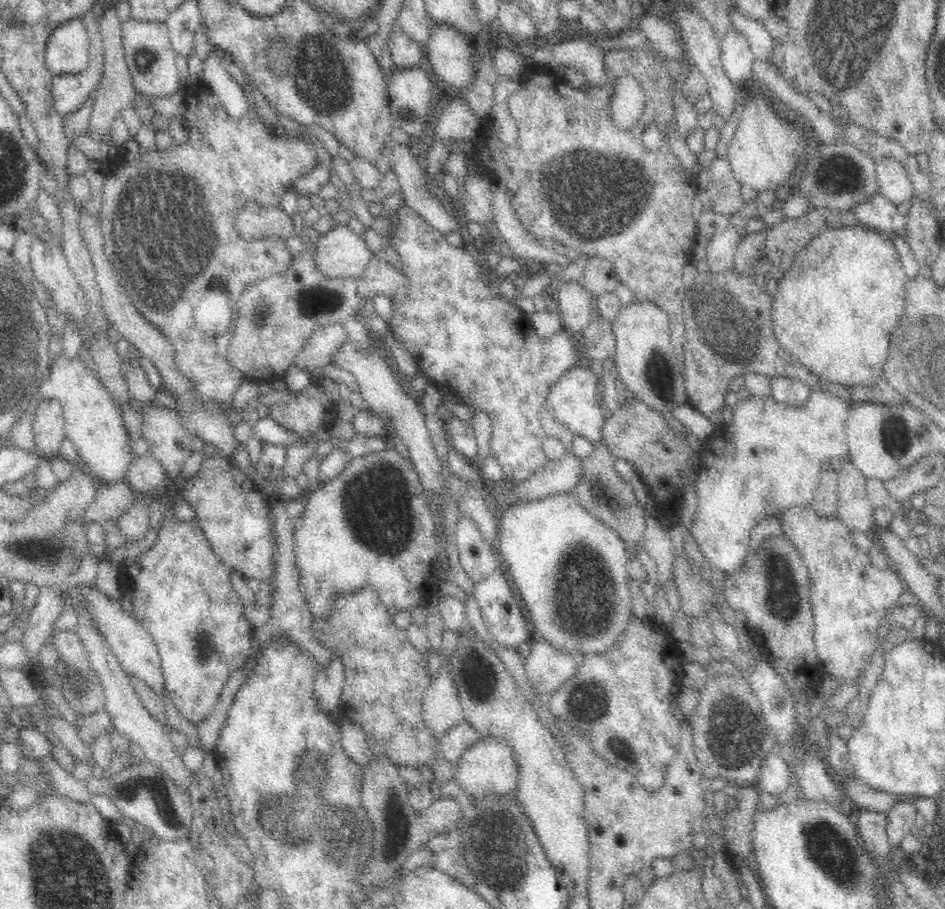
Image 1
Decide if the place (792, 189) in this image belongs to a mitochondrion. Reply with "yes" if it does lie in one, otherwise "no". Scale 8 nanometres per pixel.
no

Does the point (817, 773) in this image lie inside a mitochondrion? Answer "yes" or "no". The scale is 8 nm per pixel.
no

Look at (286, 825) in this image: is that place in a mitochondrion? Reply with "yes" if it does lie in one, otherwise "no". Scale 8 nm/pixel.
yes

